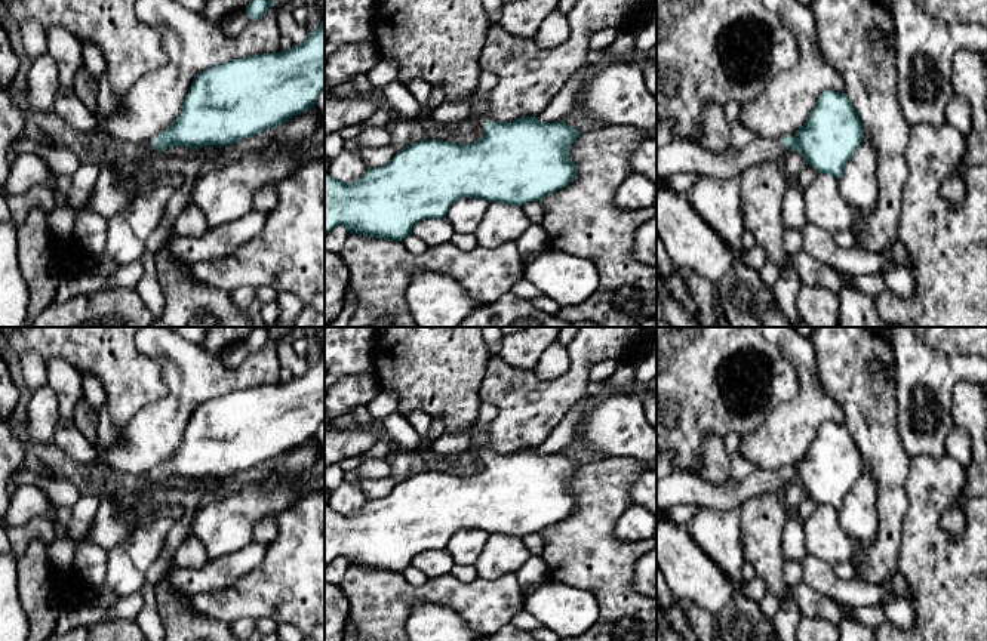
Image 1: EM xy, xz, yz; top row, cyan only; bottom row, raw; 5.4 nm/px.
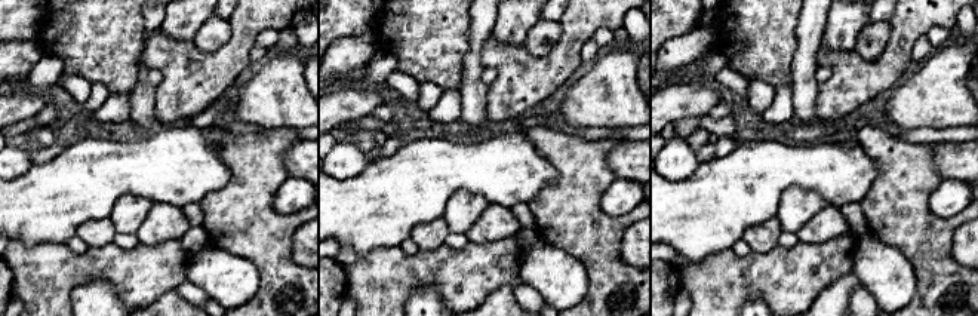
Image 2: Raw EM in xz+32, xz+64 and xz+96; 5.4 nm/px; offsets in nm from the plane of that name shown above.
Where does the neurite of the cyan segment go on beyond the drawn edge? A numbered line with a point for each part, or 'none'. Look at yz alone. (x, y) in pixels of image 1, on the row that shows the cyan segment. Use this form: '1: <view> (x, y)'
1: yz (676, 157)

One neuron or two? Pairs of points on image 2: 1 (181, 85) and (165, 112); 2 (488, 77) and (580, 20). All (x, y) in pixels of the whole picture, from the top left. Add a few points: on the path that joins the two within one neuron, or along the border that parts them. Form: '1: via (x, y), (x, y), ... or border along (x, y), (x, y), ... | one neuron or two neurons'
1: via (181, 91), (169, 106) | one neuron
2: border along (486, 66), (497, 73), (488, 86) | two neurons

